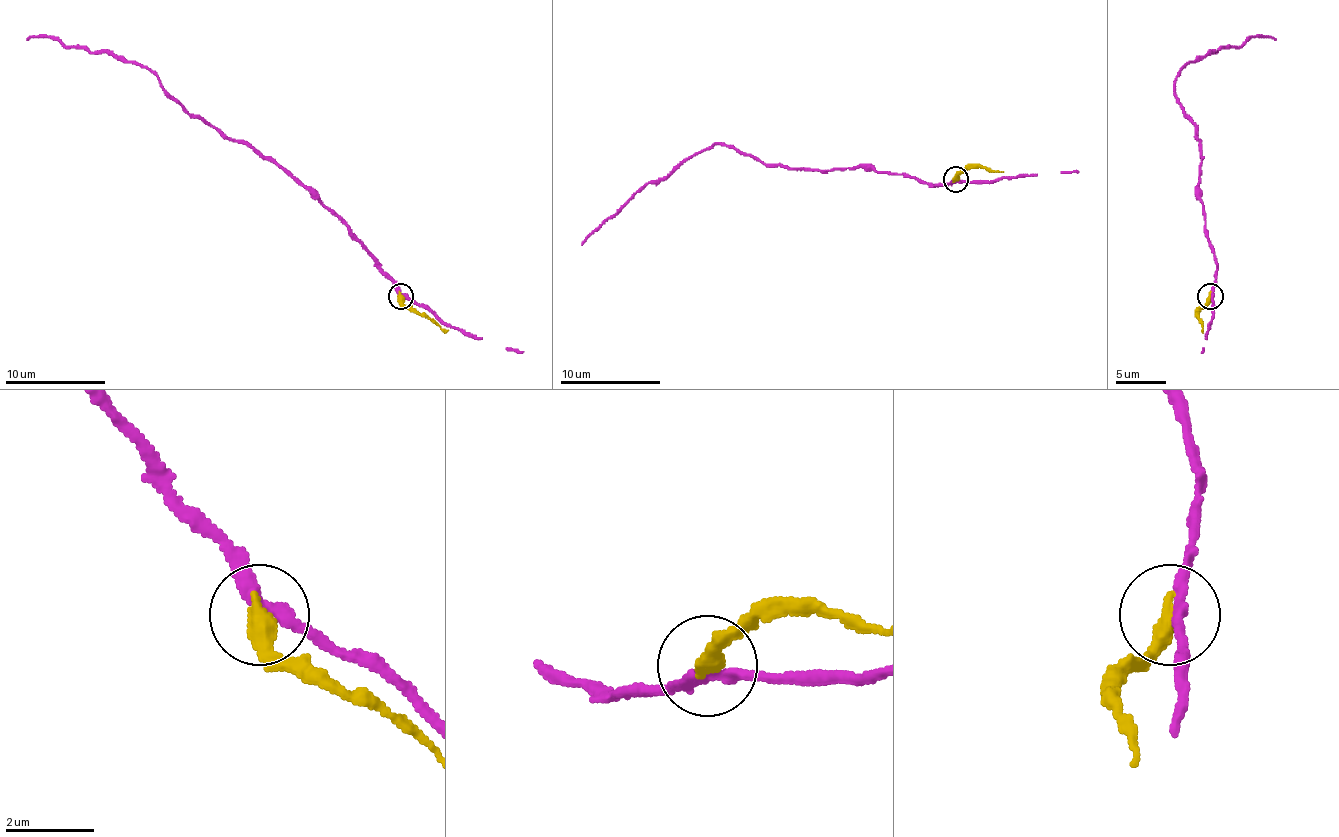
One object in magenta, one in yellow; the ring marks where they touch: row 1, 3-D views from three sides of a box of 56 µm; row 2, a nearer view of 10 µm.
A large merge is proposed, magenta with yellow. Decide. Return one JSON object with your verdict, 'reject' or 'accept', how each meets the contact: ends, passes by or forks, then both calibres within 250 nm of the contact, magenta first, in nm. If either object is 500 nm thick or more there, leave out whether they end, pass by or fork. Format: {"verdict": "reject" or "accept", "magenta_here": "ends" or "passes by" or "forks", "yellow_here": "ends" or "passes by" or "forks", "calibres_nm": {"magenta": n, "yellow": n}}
{"verdict": "reject", "magenta_here": "passes by", "yellow_here": "ends", "calibres_nm": {"magenta": 260, "yellow": 440}}

